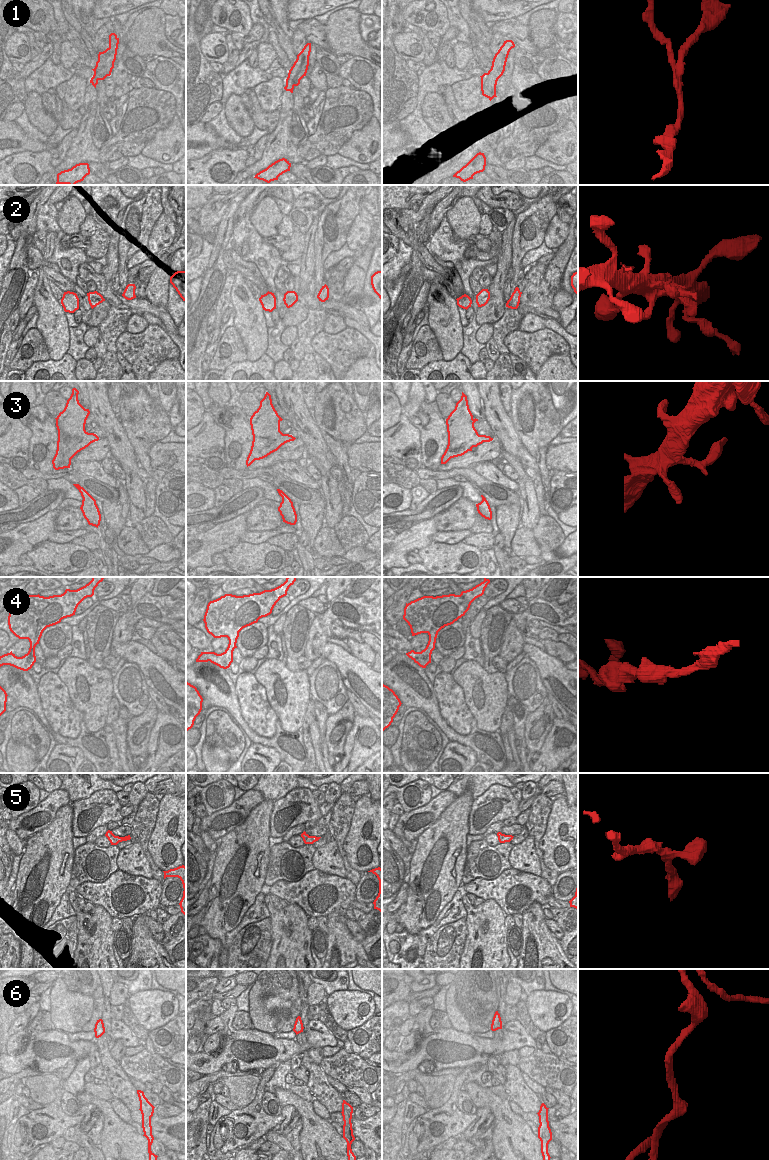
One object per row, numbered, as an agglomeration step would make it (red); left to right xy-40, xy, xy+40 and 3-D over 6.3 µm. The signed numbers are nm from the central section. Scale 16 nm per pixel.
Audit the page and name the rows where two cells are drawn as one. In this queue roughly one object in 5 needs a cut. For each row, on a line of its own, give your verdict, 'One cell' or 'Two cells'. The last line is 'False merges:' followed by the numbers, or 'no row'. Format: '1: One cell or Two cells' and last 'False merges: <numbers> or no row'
1: Two cells
2: One cell
3: One cell
4: One cell
5: One cell
6: One cell
False merges: 1

